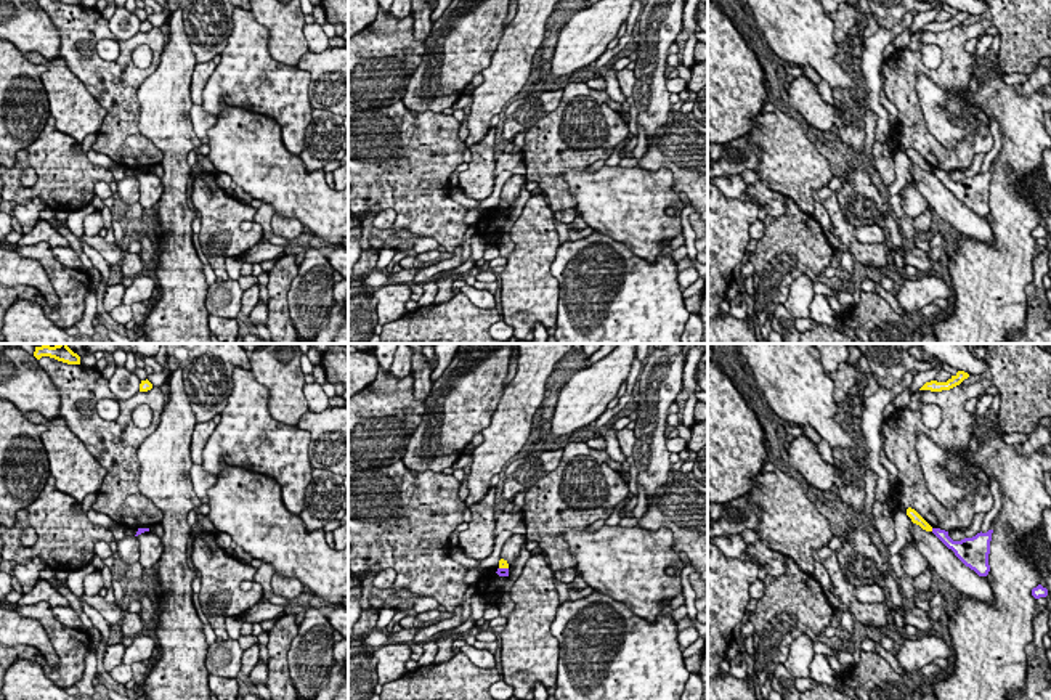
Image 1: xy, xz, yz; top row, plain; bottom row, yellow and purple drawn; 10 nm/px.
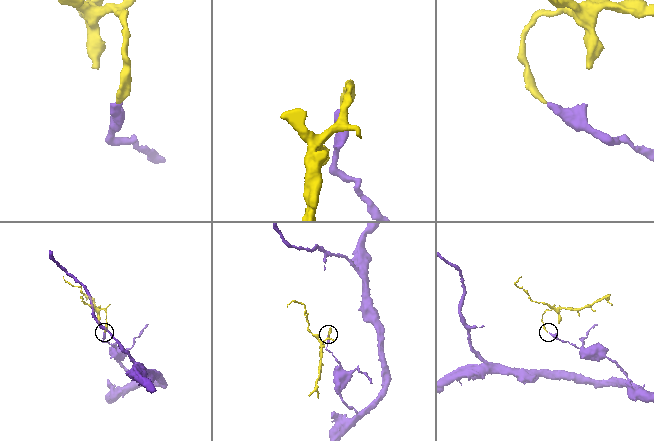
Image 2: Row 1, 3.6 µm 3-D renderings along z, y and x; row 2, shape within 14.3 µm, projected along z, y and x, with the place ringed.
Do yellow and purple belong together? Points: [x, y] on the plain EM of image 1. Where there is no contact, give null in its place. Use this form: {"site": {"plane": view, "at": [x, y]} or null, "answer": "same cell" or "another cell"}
{"site": {"plane": "xz", "at": [504, 207]}, "answer": "another cell"}

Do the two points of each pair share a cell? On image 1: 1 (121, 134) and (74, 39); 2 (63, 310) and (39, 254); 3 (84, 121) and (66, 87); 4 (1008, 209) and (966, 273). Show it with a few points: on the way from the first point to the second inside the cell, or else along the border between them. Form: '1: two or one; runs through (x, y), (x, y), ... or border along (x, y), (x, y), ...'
1: one; runs through (121, 109), (116, 89), (87, 63)
2: one; runs through (64, 296), (64, 280), (53, 268)
3: one; runs through (76, 113), (66, 95)
4: one; runs through (1010, 230), (1010, 251), (987, 273)

